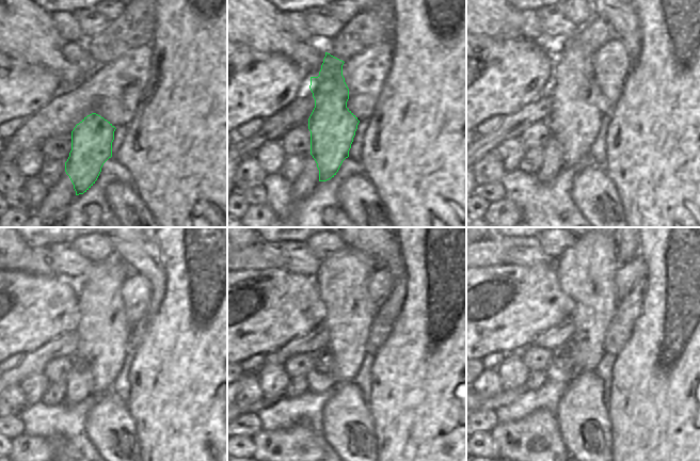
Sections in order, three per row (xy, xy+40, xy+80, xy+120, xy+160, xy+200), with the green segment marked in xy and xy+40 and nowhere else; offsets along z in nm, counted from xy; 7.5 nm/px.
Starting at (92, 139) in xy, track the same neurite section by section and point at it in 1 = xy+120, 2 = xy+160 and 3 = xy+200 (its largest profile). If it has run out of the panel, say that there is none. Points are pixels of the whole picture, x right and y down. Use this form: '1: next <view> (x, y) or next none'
1: next xy+120 (102, 329)
2: next xy+160 (343, 276)
3: next xy+200 (586, 270)

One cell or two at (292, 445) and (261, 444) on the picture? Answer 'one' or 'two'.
one

